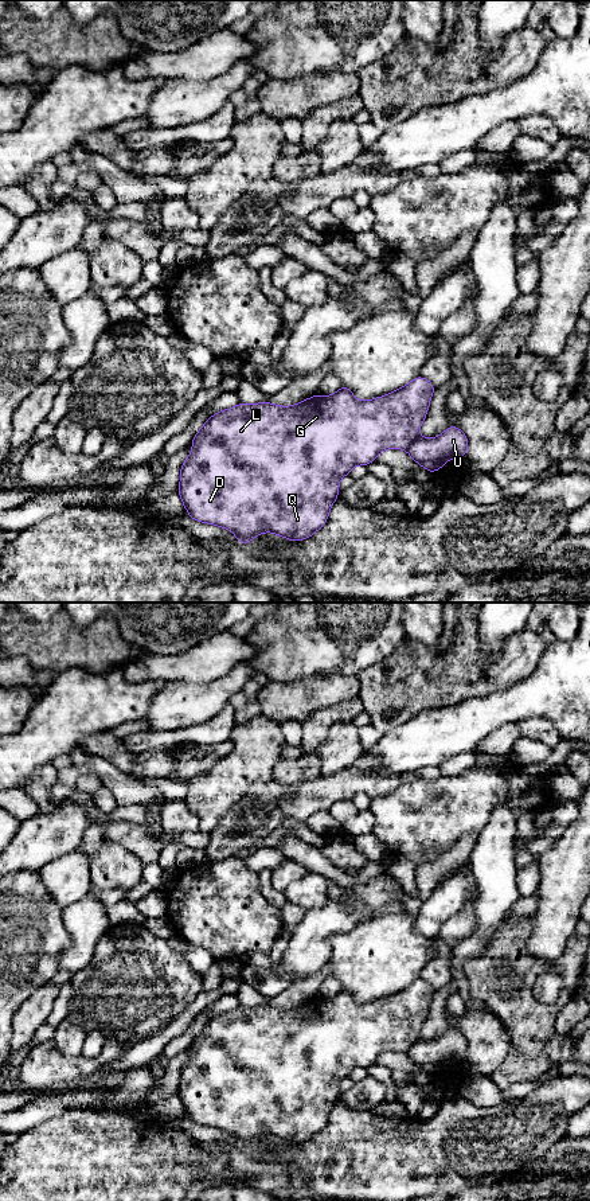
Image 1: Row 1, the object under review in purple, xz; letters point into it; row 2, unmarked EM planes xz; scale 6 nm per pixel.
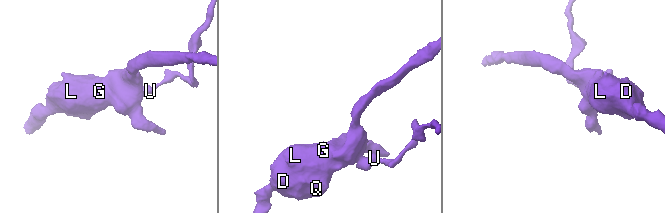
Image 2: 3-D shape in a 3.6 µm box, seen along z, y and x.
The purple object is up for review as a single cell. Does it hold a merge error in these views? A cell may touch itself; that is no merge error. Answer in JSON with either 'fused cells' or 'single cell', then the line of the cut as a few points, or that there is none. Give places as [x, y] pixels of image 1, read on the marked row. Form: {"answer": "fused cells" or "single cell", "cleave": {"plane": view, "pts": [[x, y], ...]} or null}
{"answer": "fused cells", "cleave": {"plane": "xz", "pts": [[418, 436], [406, 448]]}}

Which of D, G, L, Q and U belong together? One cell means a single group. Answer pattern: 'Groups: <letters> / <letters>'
Groups: D G L Q / U

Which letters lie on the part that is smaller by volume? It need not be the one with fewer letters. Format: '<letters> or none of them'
U

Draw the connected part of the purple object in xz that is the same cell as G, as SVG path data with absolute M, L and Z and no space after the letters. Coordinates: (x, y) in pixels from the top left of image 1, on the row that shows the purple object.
M418 375L399 390L394 390L387 395L370 401L357 401L353 397L352 390L341 385L341 387L332 395L321 397L314 394L313 397L293 406L278 406L270 402L239 402L235 408L212 414L195 434L191 442L192 452L180 468L180 484L177 494L181 498L183 506L188 511L191 519L207 525L216 525L233 531L241 545L249 543L261 533L276 533L277 535L288 538L292 542L308 539L327 523L329 510L339 498L339 481L343 476L349 475L355 465L371 464L383 449L407 449L419 437L419 428L429 412L429 403L434 390L435 386L429 379Z

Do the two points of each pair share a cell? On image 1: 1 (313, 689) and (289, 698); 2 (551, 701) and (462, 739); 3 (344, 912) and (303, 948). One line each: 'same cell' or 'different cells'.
1: same cell
2: same cell
3: same cell

